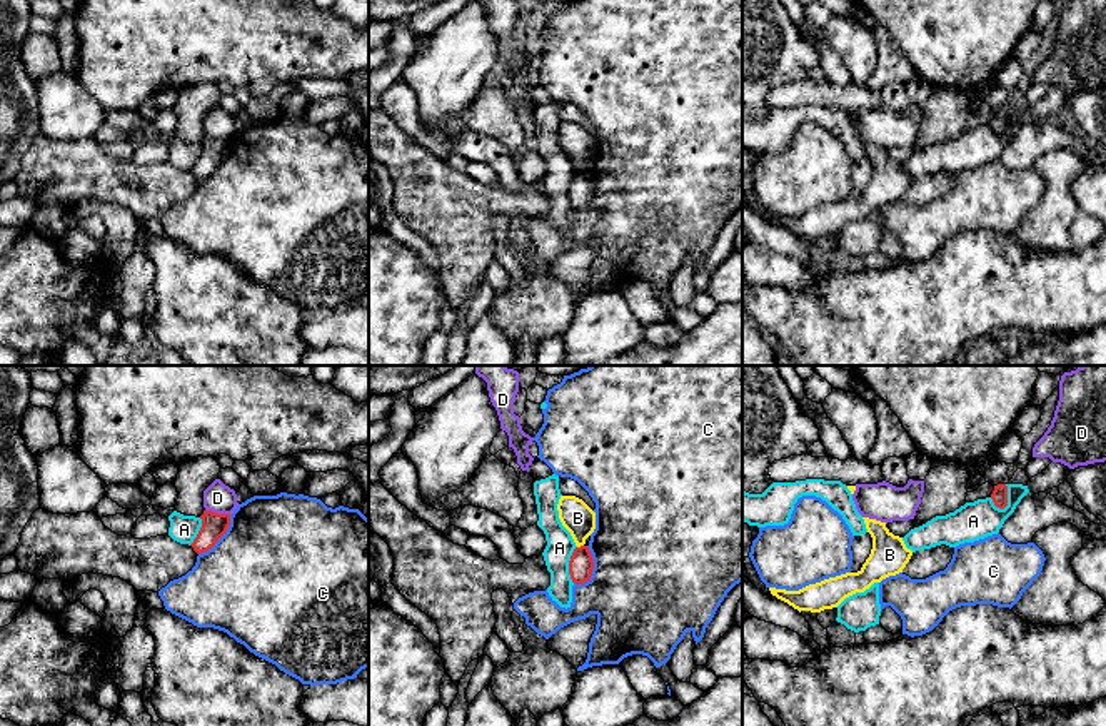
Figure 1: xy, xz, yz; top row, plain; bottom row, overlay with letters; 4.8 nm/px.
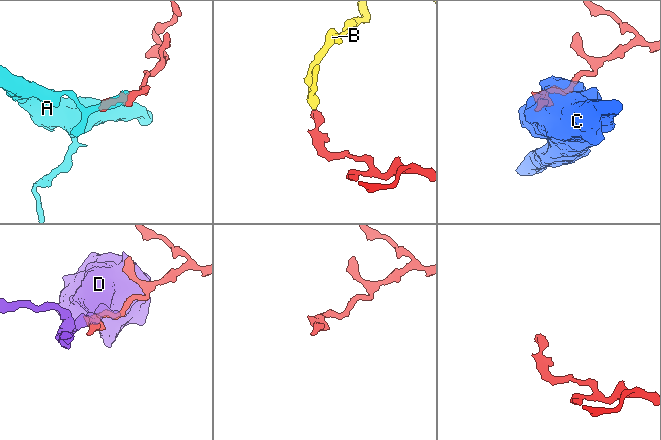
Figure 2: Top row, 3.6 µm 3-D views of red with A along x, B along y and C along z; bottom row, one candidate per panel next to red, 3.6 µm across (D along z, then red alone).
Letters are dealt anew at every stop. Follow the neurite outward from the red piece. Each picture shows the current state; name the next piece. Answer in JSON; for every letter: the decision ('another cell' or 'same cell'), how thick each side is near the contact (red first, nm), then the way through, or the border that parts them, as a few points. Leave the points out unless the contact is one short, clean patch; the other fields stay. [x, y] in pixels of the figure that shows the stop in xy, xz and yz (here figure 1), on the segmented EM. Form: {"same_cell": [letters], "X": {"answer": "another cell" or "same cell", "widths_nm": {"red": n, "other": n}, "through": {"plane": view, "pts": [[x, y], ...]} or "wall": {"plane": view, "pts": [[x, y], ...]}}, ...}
{"same_cell": [], "A": {"answer": "another cell", "widths_nm": {"red": 80, "other": 190}}, "B": {"answer": "another cell", "widths_nm": {"red": 120, "other": 160}, "wall": {"plane": "xz", "pts": [[583, 544], [578, 548]]}}, "C": {"answer": "another cell", "widths_nm": {"red": 120, "other": 500}}, "D": {"answer": "another cell", "widths_nm": {"red": 120, "other": 140}}}

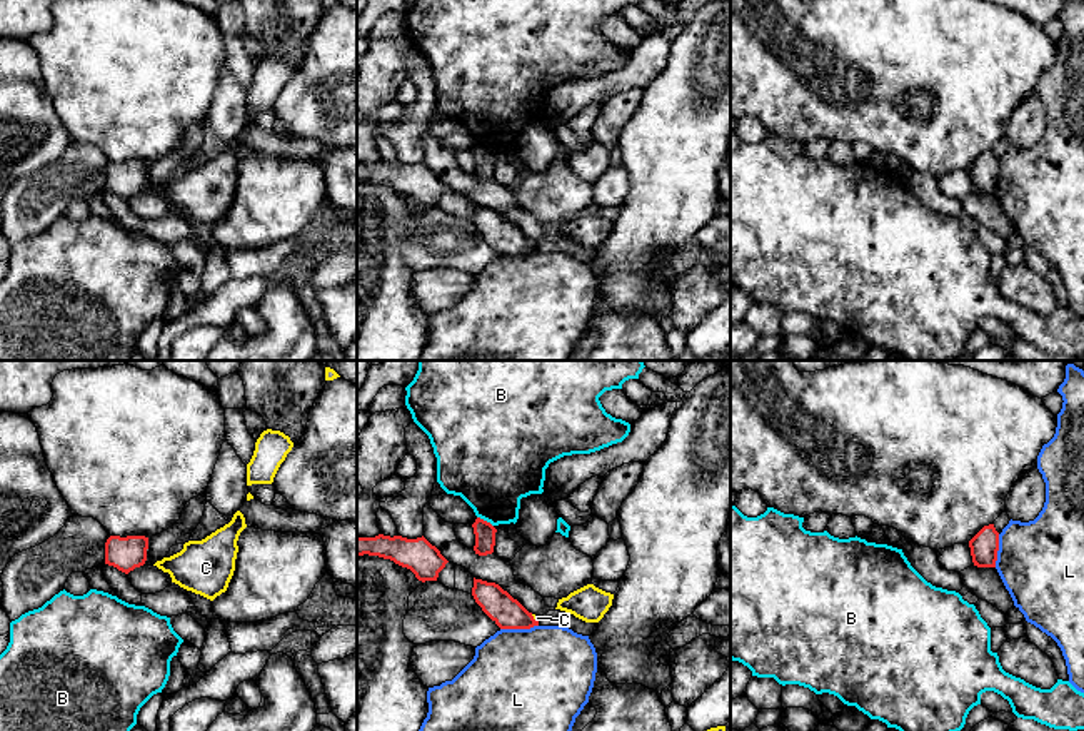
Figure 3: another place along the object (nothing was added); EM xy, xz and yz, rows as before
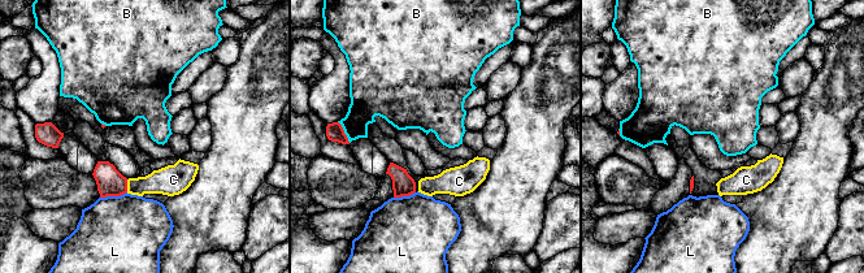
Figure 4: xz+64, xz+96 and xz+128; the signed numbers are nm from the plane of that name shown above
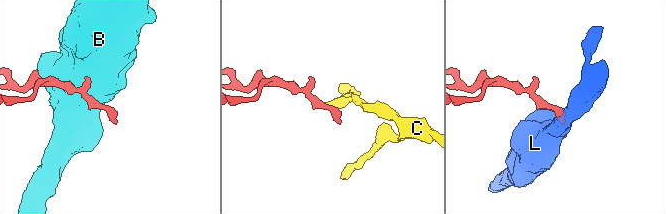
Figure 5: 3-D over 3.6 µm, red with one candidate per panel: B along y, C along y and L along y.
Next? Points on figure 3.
{"same_cell": [], "B": {"answer": "another cell", "widths_nm": {"red": 100, "other": 400}}, "C": {"answer": "another cell", "widths_nm": {"red": 150, "other": 30}, "wall": {"plane": "xz", "pts": [[531, 615], [537, 621]]}}, "L": {"answer": "another cell", "widths_nm": {"red": 150, "other": 500}}}

